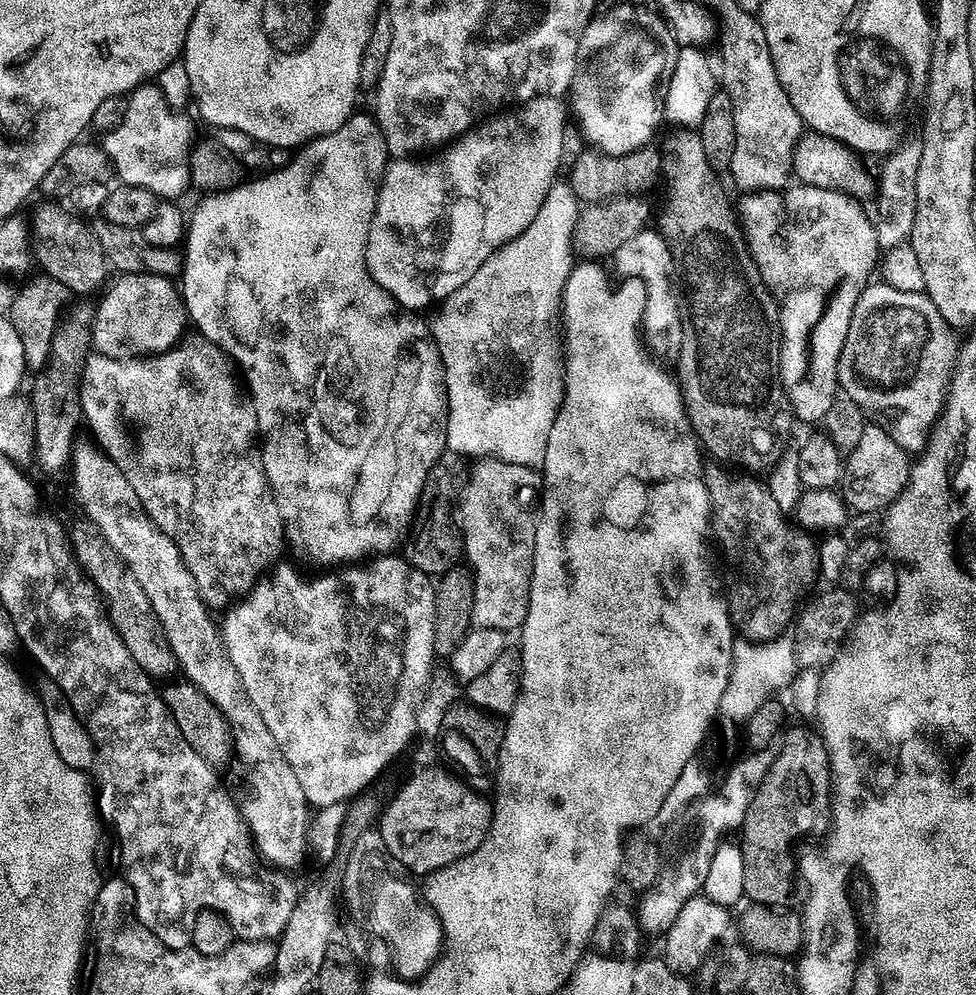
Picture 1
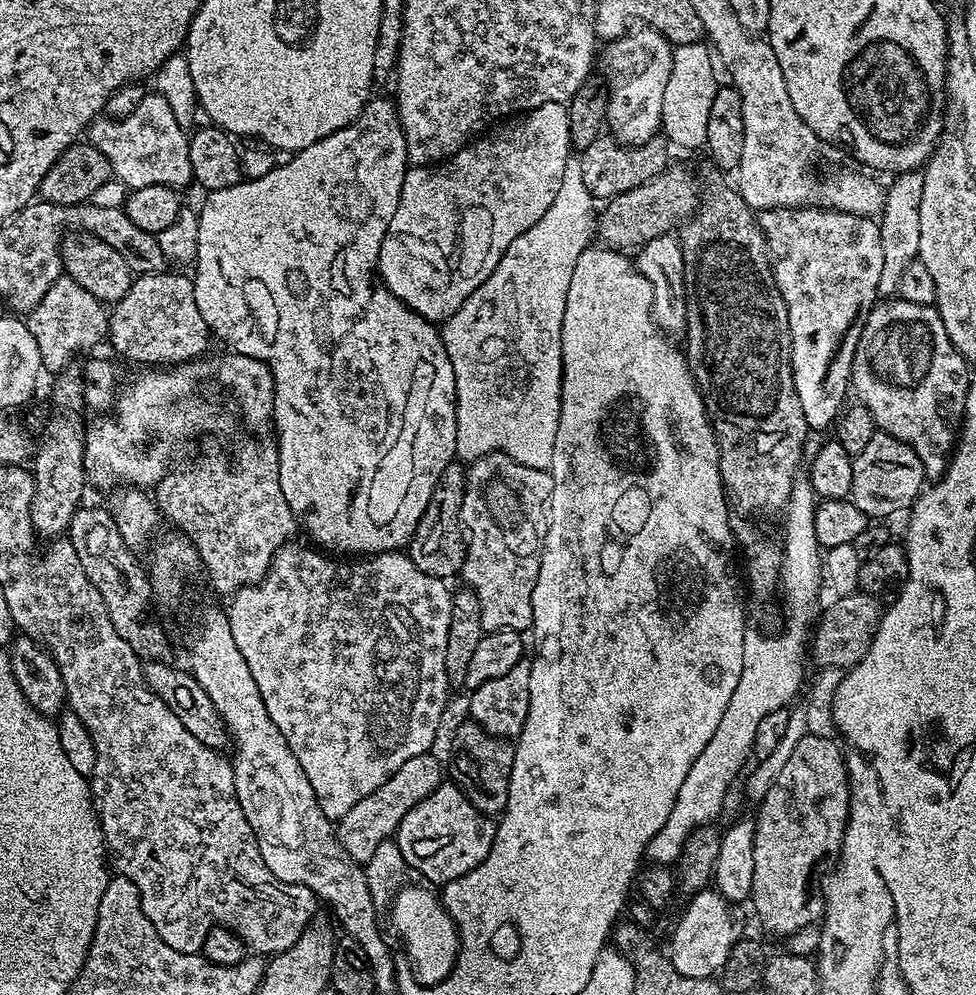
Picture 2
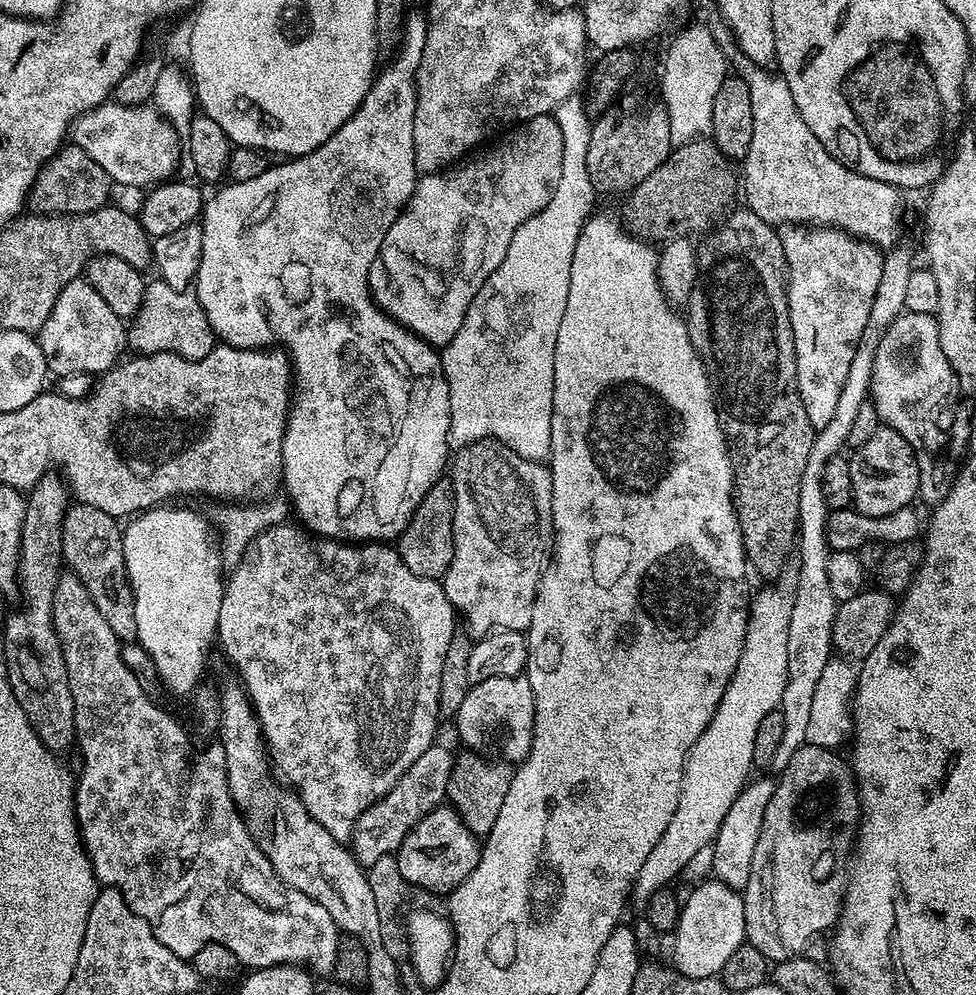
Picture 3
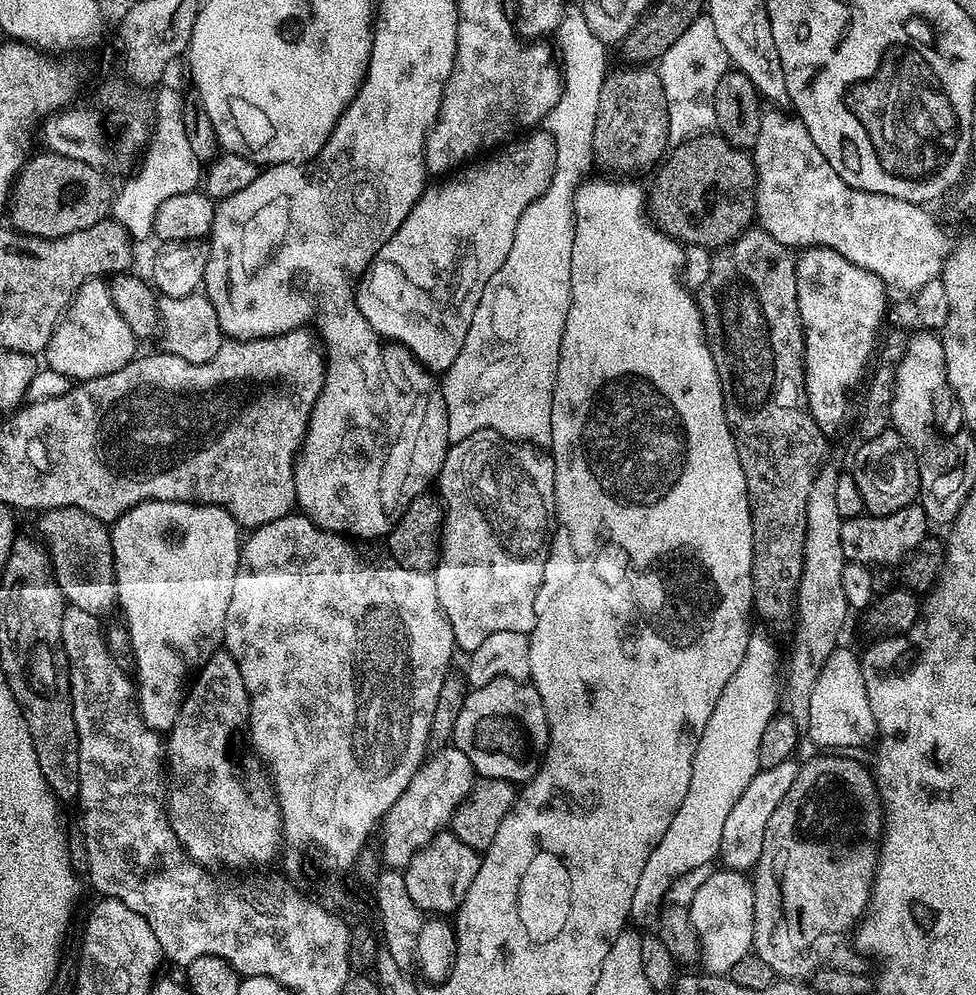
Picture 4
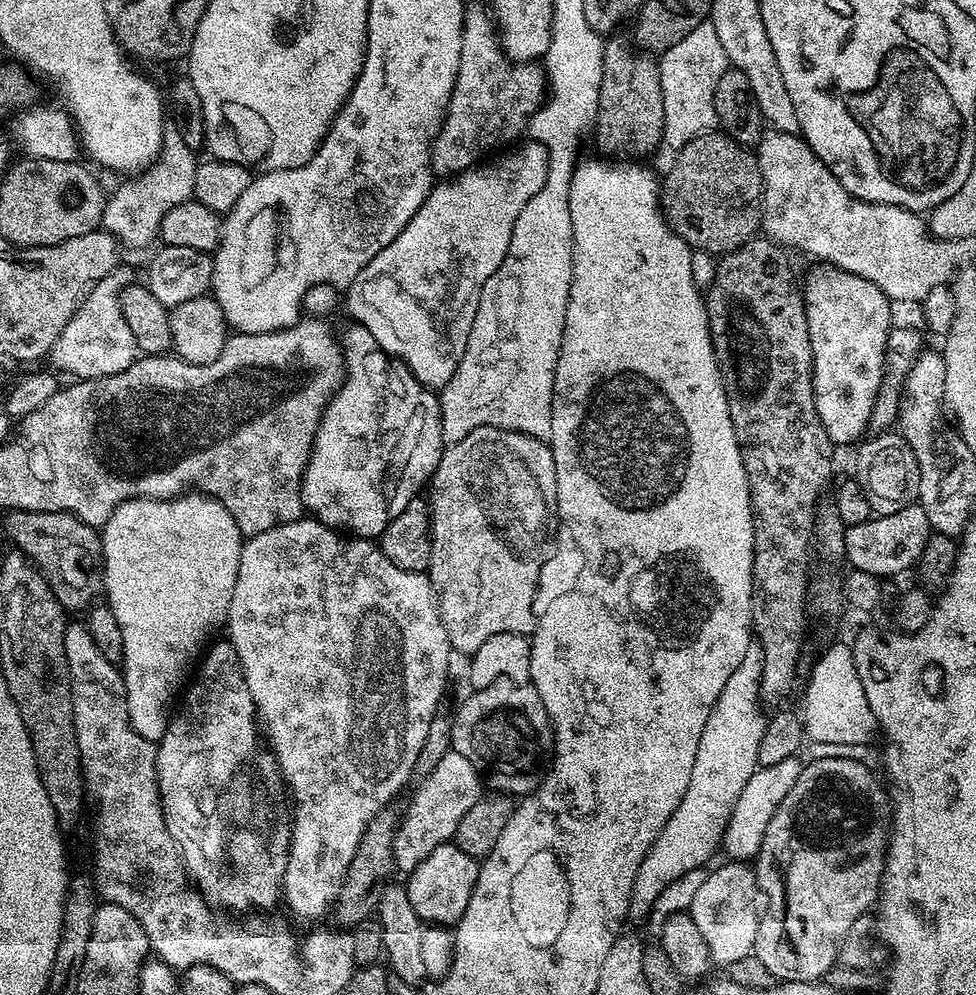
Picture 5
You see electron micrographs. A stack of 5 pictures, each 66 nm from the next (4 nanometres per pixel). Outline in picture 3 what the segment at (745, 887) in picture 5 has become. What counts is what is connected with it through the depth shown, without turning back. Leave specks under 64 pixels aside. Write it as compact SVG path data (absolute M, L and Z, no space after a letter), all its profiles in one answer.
M709 878L693 887L688 900L683 901L680 921L676 926L672 956L676 971L690 978L713 978L723 973L726 962L745 943L746 914L744 897L735 888Z

